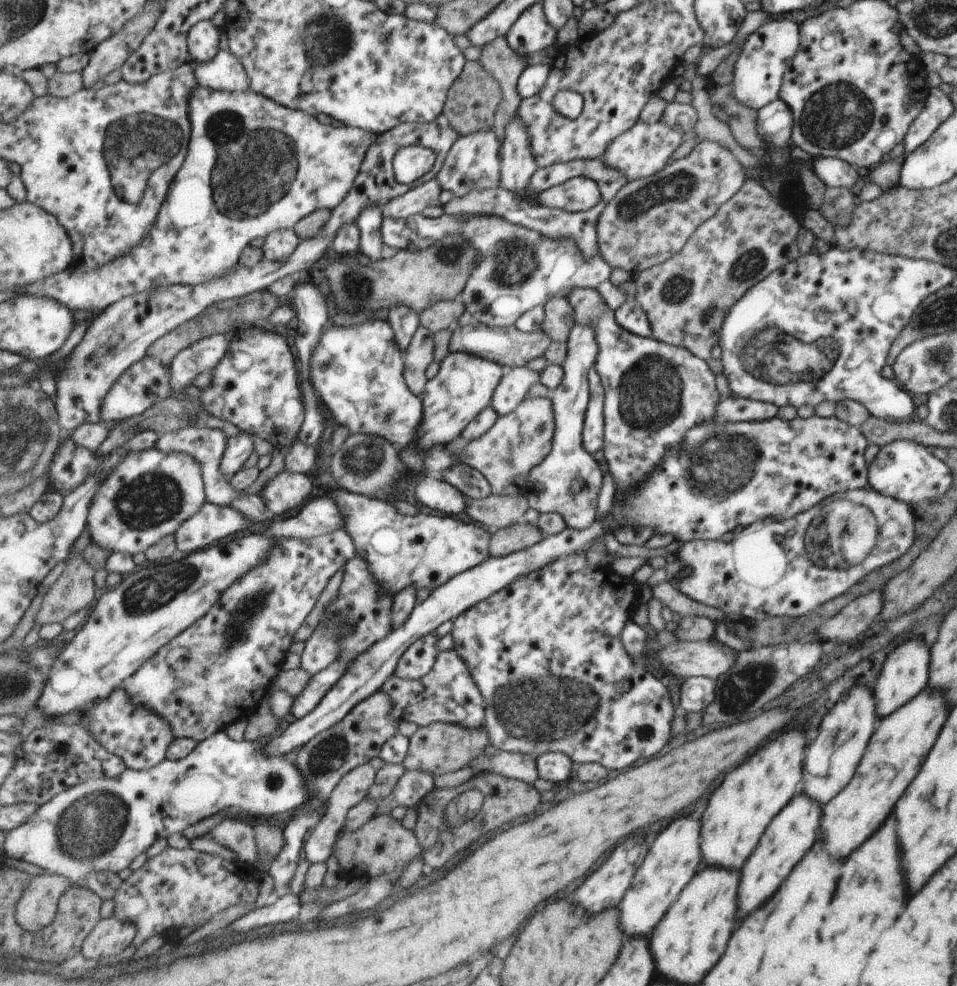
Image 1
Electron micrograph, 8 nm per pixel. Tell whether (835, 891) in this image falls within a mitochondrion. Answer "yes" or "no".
no

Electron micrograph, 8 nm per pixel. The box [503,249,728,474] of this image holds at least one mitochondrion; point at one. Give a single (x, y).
(649, 394)

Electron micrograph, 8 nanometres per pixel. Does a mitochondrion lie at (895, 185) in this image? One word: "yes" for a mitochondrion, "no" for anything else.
no

